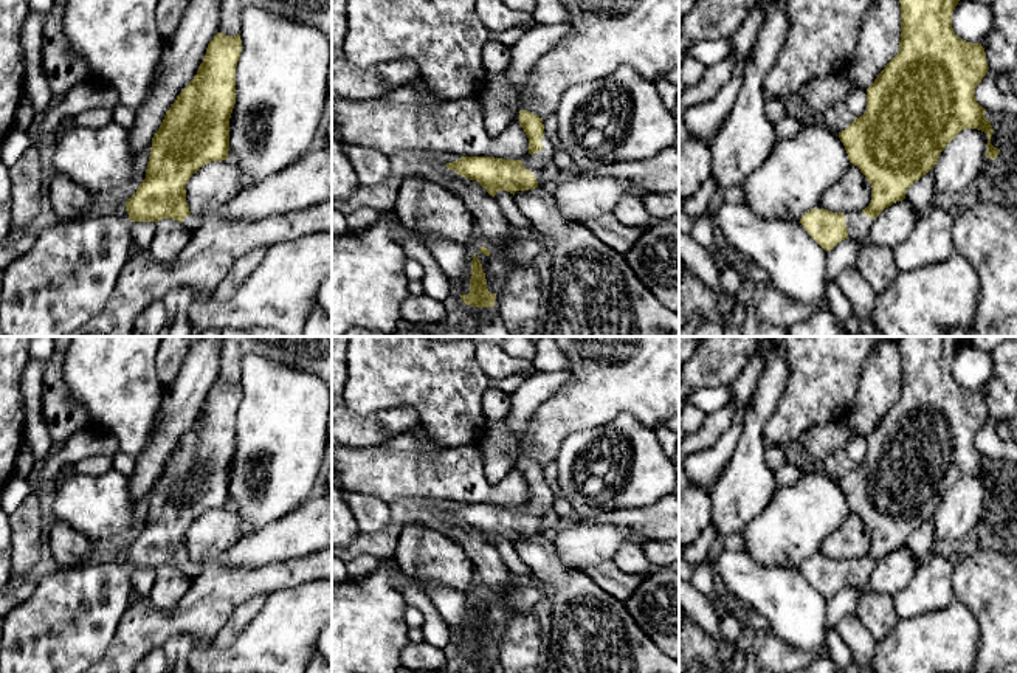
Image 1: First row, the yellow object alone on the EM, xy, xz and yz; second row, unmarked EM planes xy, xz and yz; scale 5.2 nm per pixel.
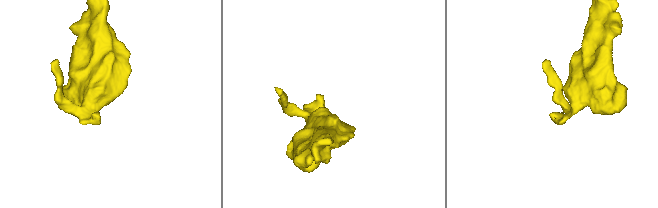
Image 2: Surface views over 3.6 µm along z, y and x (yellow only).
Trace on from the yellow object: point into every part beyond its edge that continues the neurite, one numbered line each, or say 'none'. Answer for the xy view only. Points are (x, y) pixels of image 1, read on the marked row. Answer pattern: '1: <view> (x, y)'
1: xy (193, 220)

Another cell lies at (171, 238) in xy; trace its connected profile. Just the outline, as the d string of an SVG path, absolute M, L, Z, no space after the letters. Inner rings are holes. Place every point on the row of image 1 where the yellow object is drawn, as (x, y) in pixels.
M161 219L155 225L149 253L157 262L172 262L189 243L192 231L177 220Z

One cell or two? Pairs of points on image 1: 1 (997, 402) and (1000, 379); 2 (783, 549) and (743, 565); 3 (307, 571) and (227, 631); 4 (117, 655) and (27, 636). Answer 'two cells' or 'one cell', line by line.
1: one cell
2: two cells
3: two cells
4: two cells

